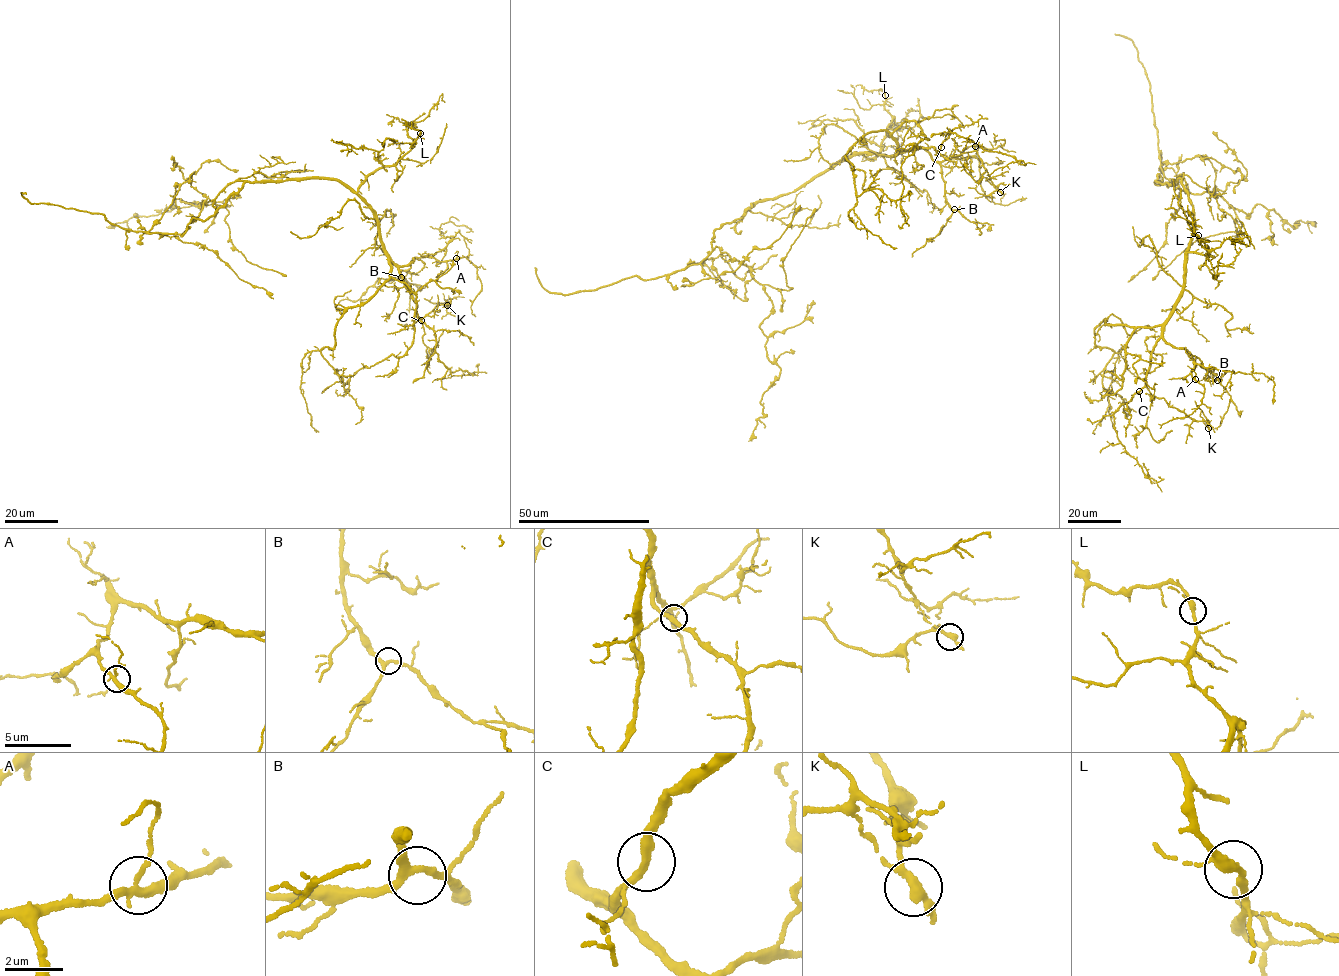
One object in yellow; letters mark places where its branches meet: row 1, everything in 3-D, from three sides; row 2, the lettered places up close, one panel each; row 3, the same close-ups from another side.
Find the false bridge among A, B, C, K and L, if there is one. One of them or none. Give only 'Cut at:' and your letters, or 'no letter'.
Cut at: K

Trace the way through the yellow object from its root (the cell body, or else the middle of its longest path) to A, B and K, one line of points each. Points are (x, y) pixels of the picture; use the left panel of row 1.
A: (295, 179), (337, 179), (360, 197), (376, 219), (383, 251), (395, 263), (429, 256), (442, 262), (456, 258)
B: (295, 179), (337, 179), (360, 197), (376, 219), (384, 254), (401, 265), (416, 258), (401, 277)
K: (295, 179), (337, 179), (366, 204), (383, 251), (415, 302), (418, 317), (447, 305)

